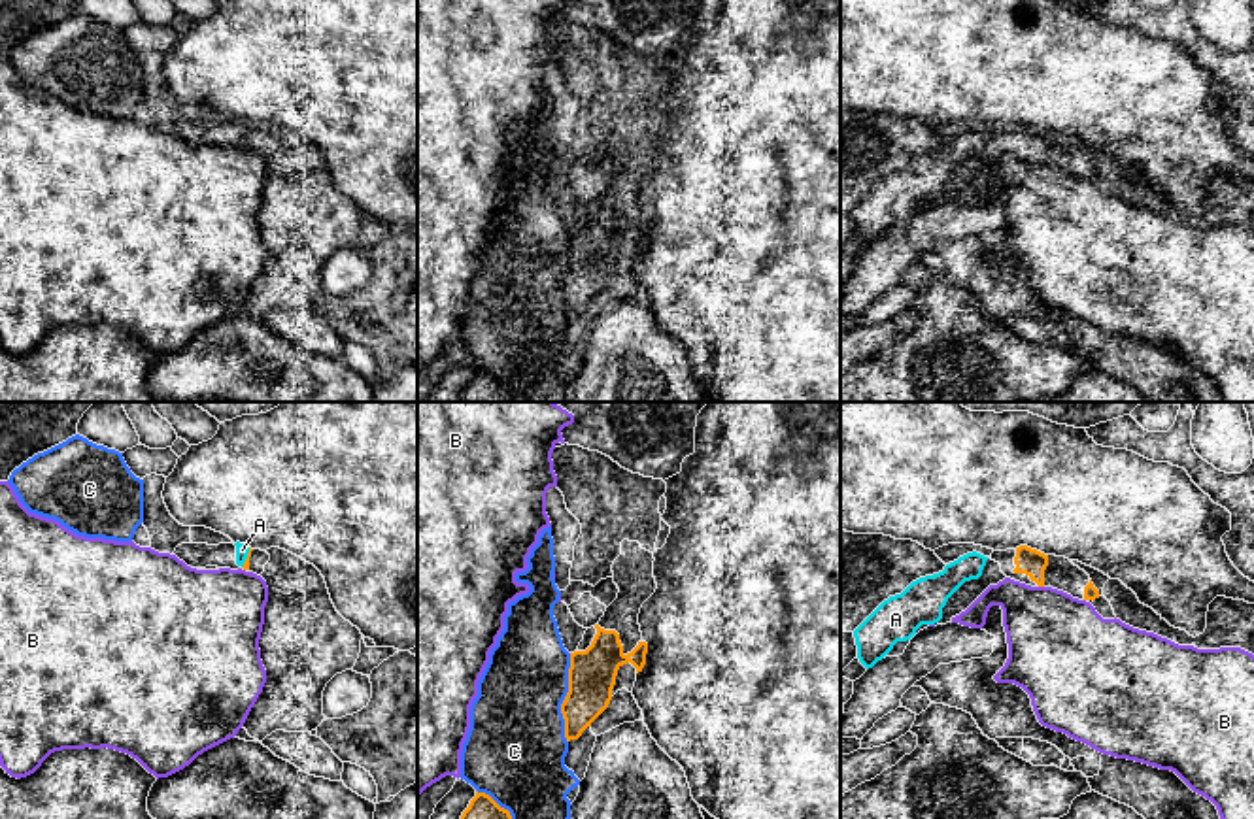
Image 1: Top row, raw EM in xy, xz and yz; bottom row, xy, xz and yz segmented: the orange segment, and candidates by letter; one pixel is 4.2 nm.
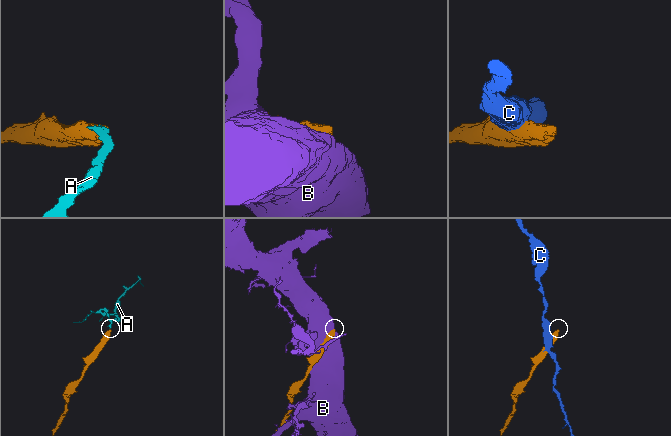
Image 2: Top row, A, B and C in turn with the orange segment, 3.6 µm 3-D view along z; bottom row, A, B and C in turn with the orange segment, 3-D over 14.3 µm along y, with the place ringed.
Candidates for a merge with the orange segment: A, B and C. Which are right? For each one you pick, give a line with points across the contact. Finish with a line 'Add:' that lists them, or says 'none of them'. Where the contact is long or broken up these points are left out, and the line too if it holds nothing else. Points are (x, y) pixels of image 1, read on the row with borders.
Add: A

